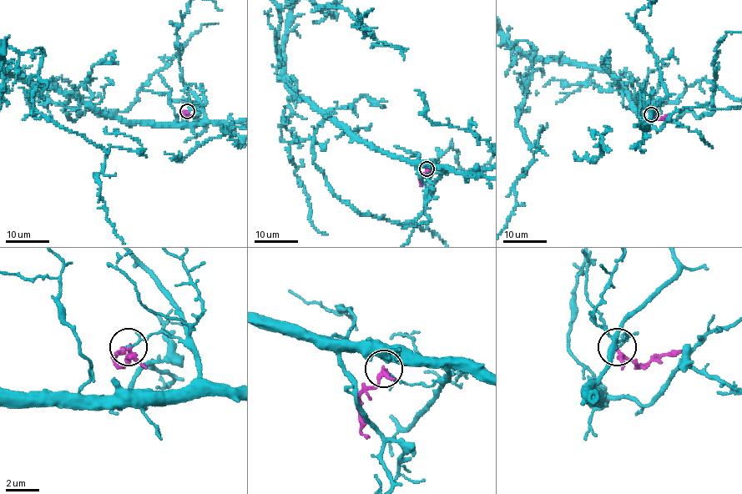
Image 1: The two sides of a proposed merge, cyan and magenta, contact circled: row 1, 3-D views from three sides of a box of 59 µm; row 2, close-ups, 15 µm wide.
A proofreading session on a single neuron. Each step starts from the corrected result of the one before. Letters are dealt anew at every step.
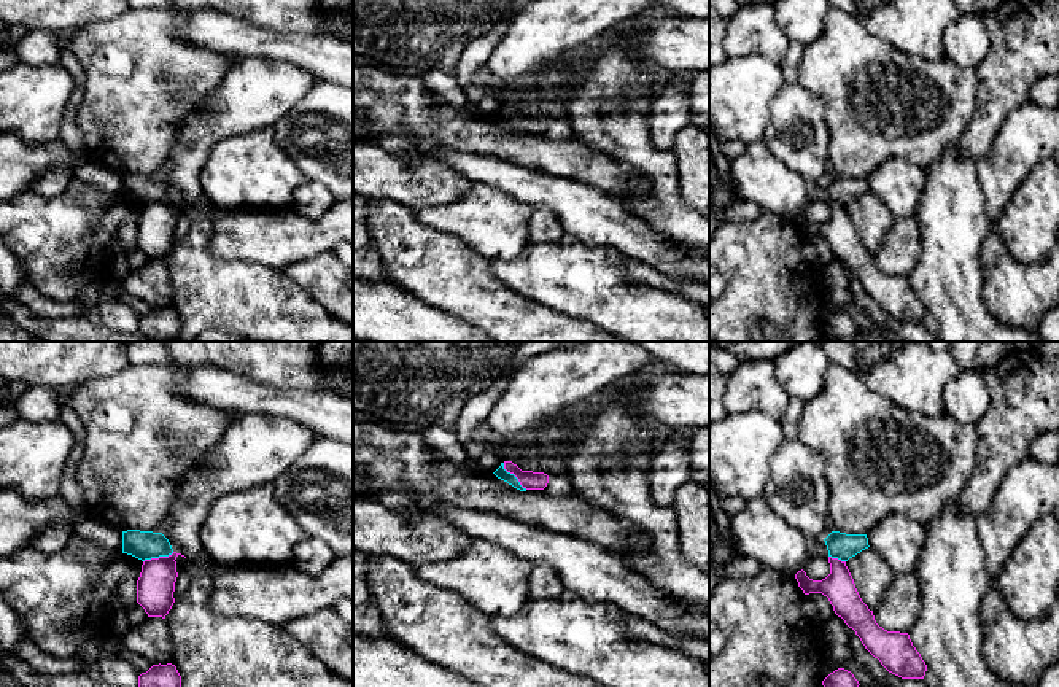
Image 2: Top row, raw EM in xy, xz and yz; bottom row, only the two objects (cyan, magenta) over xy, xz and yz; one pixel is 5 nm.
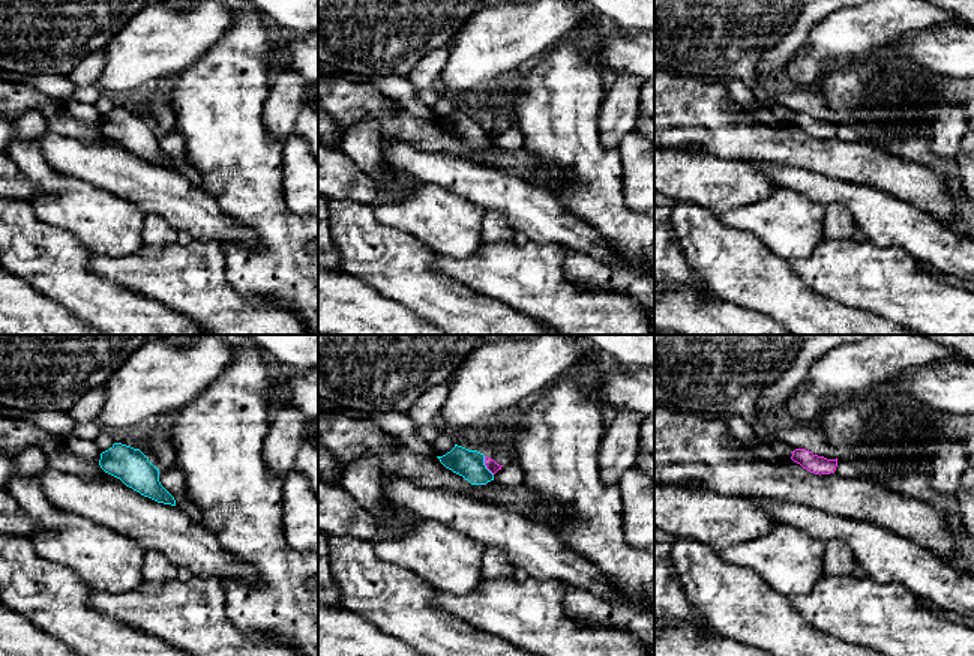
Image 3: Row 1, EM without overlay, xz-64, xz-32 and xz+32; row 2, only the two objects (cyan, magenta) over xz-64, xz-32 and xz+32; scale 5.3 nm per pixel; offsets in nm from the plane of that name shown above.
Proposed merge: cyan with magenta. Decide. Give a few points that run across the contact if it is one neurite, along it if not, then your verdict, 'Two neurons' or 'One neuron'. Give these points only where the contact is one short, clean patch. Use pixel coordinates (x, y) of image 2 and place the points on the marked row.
Line: xz (503, 463), (527, 489). Two neurons

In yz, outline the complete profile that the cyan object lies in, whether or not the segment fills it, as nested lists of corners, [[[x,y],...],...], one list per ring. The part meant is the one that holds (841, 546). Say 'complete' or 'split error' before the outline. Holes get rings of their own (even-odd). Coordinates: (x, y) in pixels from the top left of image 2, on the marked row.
complete; [[[832,531],[825,539],[828,557],[848,561],[862,550],[868,549],[867,534],[846,534]]]

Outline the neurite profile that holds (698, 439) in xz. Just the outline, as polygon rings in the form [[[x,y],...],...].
[[[689,429],[690,480],[700,485],[709,485],[709,429]]]

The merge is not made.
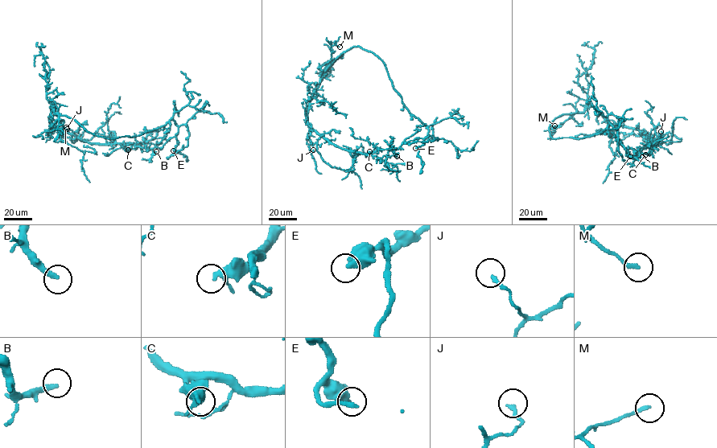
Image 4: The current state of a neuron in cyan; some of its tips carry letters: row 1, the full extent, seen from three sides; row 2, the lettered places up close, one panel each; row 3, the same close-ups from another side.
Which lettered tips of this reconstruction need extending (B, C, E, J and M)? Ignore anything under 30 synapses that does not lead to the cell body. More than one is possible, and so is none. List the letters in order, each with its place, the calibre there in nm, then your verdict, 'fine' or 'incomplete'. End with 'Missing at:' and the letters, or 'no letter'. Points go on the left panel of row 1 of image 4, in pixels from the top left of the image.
B: (156, 151) | 260 nm | incomplete
C: (128, 150) | 280 nm | fine
E: (173, 150) | 400 nm | fine
J: (67, 129) | 200 nm | fine
M: (66, 127) | 180 nm | fine
Missing at: B

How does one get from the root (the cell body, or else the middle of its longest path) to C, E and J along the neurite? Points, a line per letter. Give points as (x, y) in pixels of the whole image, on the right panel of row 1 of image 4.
C: (568, 114), (581, 113), (595, 107), (611, 123), (638, 129), (651, 147), (645, 154)
E: (568, 114), (551, 121), (549, 129), (551, 138), (583, 138), (599, 134), (611, 124), (630, 156)
J: (568, 114), (581, 113), (595, 107), (611, 123), (638, 129), (651, 141), (660, 139), (663, 134), (661, 131)

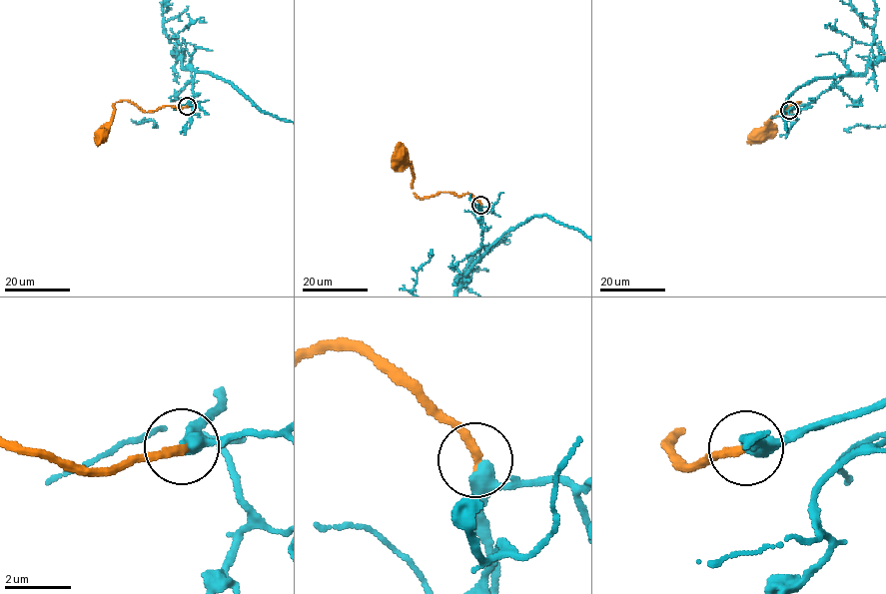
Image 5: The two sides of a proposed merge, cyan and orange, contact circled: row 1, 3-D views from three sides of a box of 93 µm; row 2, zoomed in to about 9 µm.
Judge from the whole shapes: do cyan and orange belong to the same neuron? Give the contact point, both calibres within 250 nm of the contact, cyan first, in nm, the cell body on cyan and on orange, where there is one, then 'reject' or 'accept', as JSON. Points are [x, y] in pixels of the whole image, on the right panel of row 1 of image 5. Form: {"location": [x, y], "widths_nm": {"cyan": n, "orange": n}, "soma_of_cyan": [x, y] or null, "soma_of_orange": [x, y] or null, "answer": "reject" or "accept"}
{"location": [789, 110], "widths_nm": {"cyan": 340, "orange": 280}, "soma_of_cyan": null, "soma_of_orange": [759, 134], "answer": "accept"}

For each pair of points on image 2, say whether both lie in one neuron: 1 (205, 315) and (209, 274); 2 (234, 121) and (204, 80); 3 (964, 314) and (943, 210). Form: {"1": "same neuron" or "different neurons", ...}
{"1": "same neuron", "2": "different neurons", "3": "same neuron"}

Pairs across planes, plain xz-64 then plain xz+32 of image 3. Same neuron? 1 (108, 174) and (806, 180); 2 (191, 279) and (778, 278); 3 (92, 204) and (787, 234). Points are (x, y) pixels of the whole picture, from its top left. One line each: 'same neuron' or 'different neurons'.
1: same neuron
2: different neurons
3: same neuron

